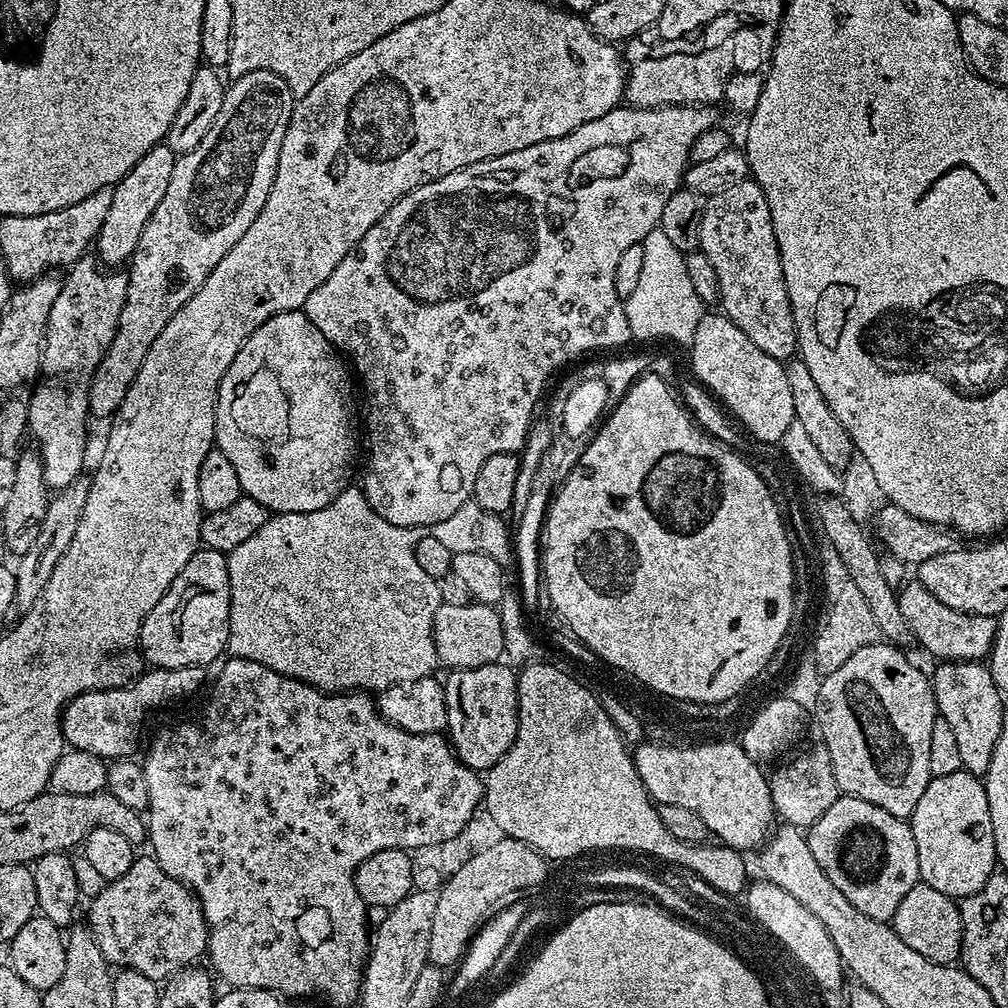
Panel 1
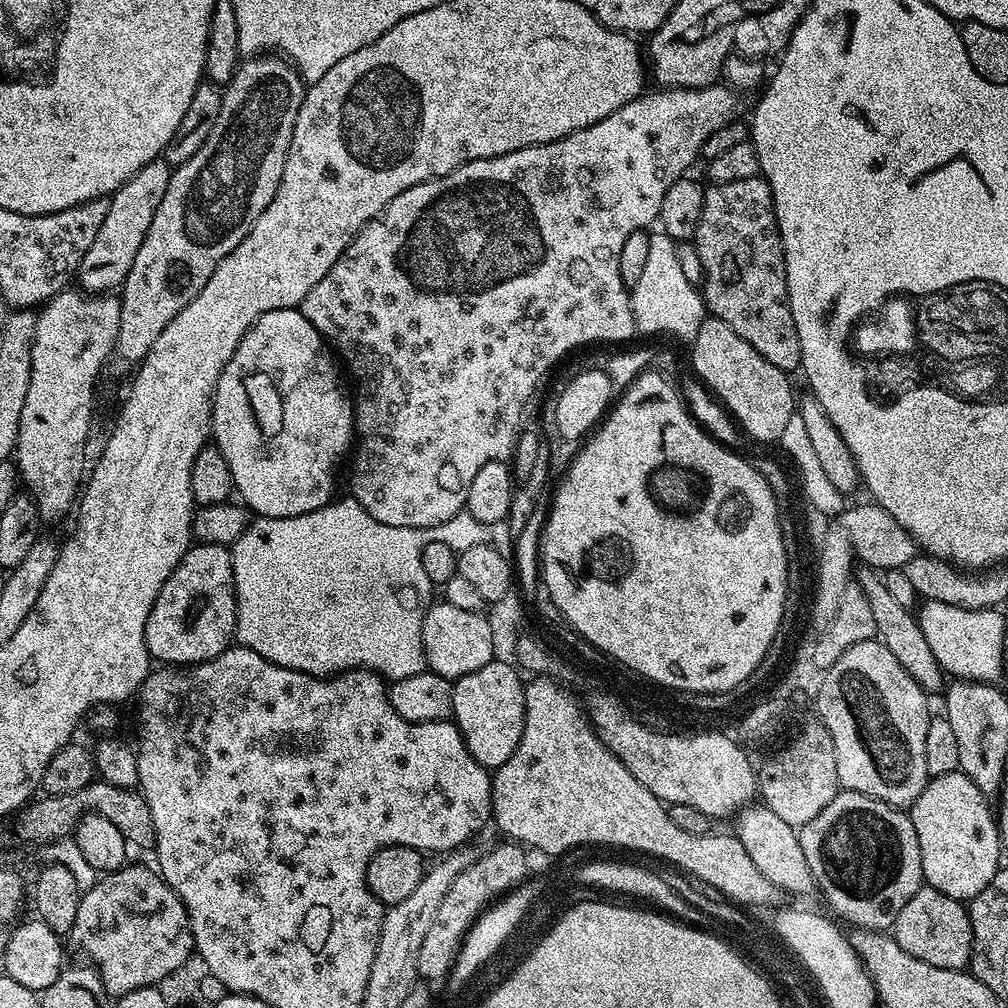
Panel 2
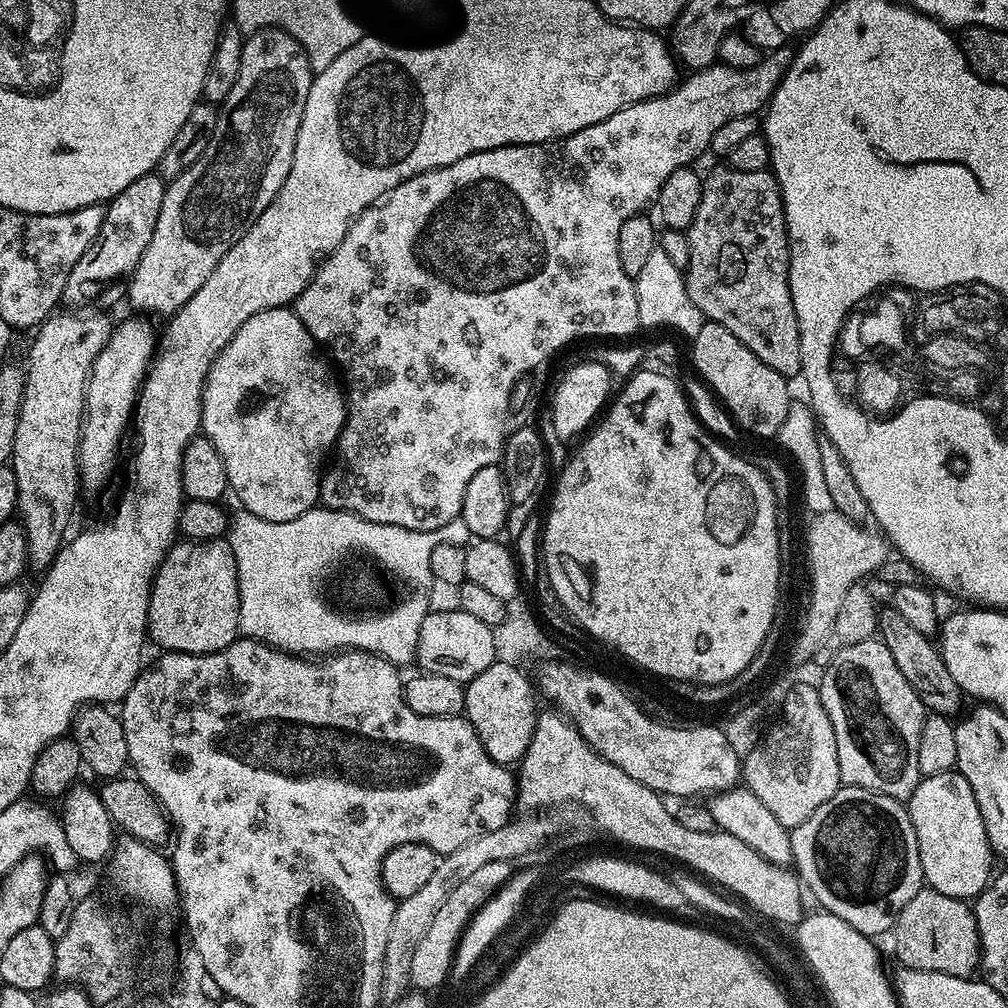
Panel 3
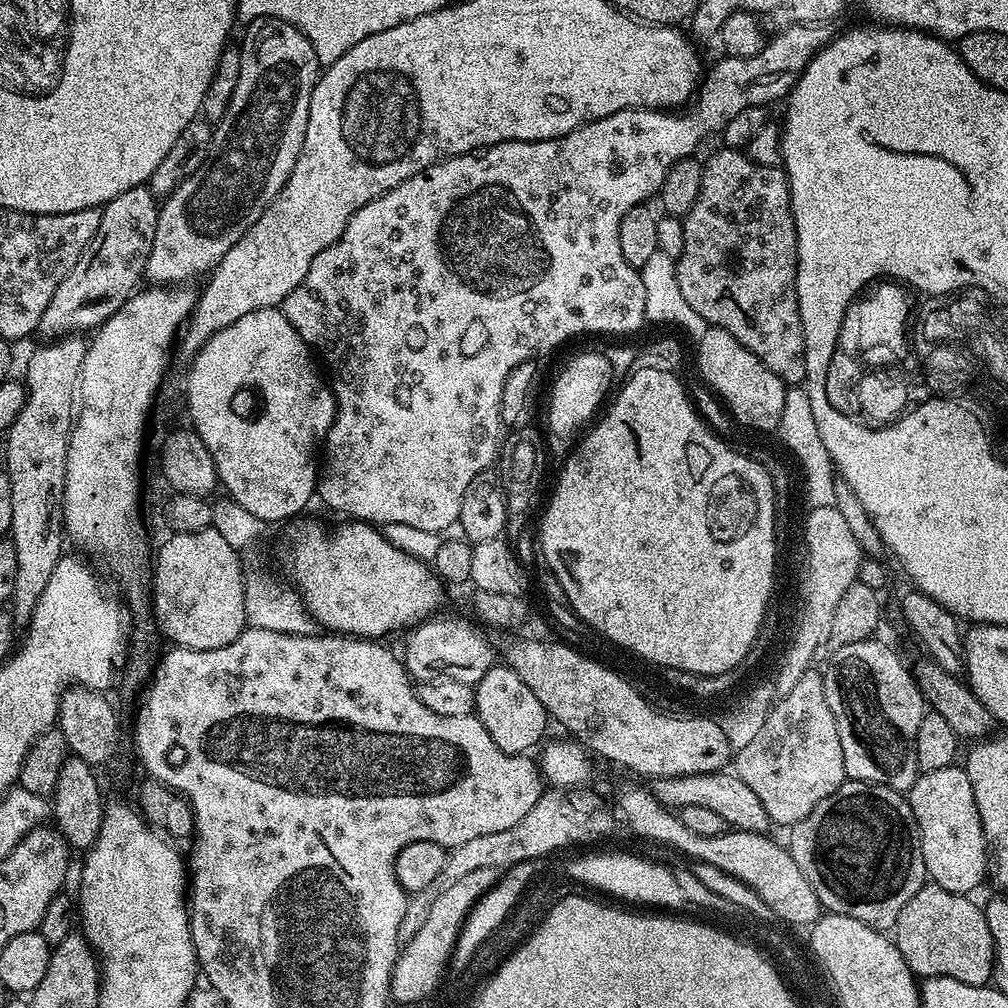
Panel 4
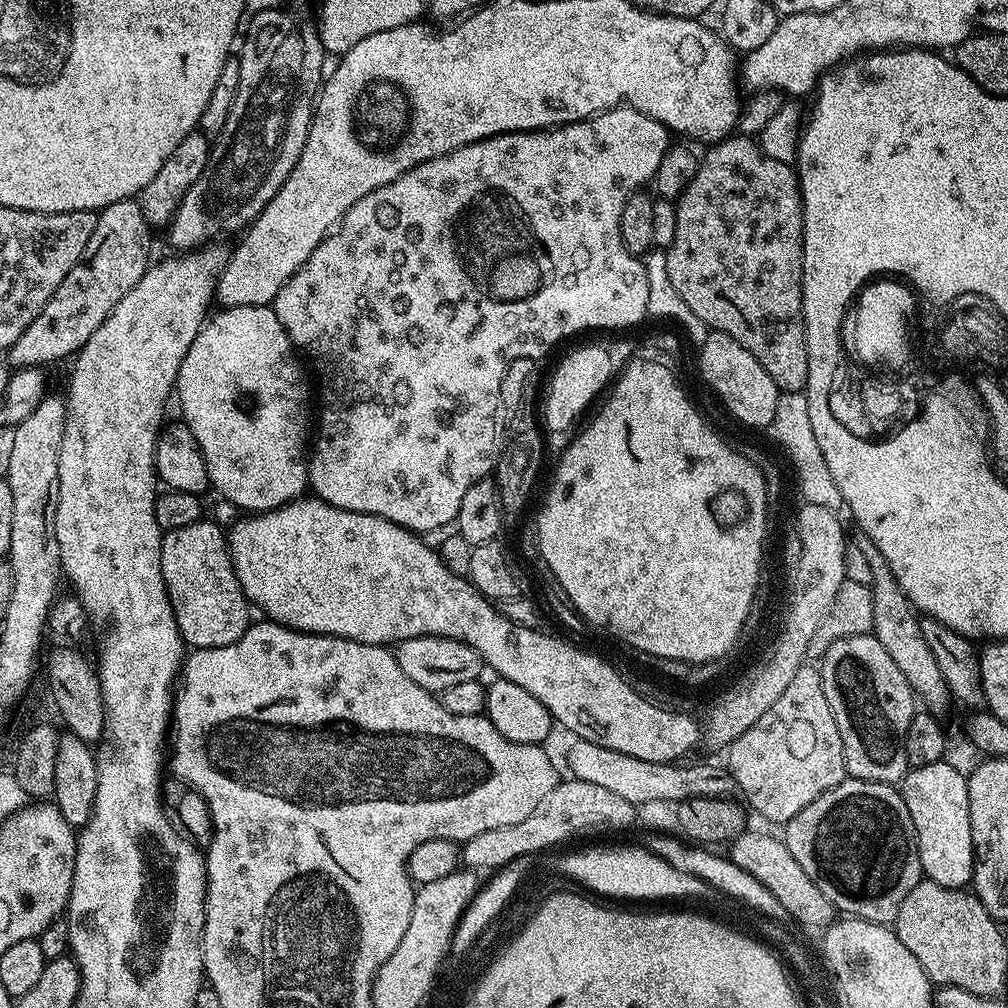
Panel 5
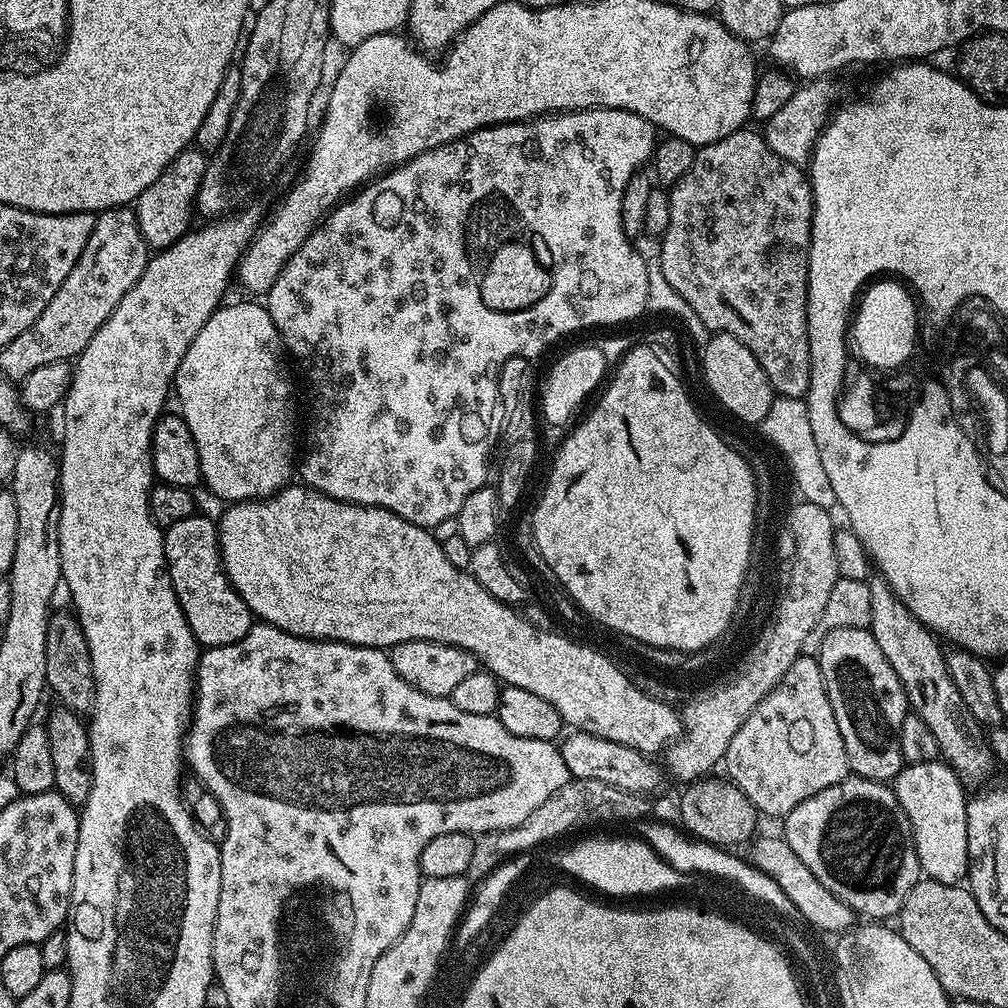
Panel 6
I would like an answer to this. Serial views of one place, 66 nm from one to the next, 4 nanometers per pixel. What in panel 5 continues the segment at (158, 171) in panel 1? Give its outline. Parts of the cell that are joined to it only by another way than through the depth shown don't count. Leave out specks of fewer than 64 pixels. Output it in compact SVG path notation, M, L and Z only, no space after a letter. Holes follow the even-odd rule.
M139 199L119 200L101 208L98 213L98 226L94 226L94 234L90 234L90 242L86 242L86 250L80 263L74 266L74 270L70 270L70 274L66 274L66 278L62 278L62 286L54 290L42 314L38 314L38 318L34 318L34 322L30 322L30 326L26 326L24 333L7 349L7 359L13 365L34 368L48 366L51 360L60 360L63 356L75 357L76 353L86 346L90 334L94 334L94 330L102 326L102 322L111 314L114 306L118 306L118 302L122 302L122 298L130 294L138 278L142 278L142 274L148 271L153 259L152 235L153 229L146 222L146 214L142 212Z

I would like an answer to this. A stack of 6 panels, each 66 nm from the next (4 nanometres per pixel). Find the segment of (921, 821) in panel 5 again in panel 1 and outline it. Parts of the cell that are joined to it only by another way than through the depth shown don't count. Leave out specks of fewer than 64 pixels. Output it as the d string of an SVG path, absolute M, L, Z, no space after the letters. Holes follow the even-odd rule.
M963 770L932 777L926 790L922 790L922 798L918 798L918 806L910 818L910 823L914 834L914 846L918 850L920 879L923 883L934 886L934 890L942 890L942 894L953 898L963 898L986 886L986 882L997 871L994 826L981 777Z

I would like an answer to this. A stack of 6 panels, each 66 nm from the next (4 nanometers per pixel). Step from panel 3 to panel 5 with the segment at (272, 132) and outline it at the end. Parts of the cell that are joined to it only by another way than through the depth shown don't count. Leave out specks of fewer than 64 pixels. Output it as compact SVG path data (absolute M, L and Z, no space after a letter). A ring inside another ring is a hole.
M271 8L251 17L252 25L248 28L244 49L238 53L238 94L234 98L234 106L230 106L230 118L226 118L226 126L222 126L219 136L215 137L211 145L206 170L202 170L194 186L186 190L172 223L166 229L169 242L176 247L173 249L203 248L219 241L219 236L247 229L266 206L266 202L270 202L270 198L274 198L276 191L284 185L290 170L294 170L302 154L302 146L310 130L312 110L326 72L326 53L317 25L313 21L311 24L306 17L296 12L287 12L286 8Z

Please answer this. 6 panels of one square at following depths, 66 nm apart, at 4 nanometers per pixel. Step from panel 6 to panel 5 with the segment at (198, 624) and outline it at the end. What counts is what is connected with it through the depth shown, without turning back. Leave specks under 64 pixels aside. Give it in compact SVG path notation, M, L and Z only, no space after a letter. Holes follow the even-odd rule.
M201 518L190 522L190 526L164 532L162 578L166 582L166 590L172 603L174 618L178 622L178 630L189 649L230 646L230 642L242 638L242 634L250 627L250 619L248 620L250 601L244 597L244 591L236 577L232 556L228 553L228 537L225 529L215 520Z

